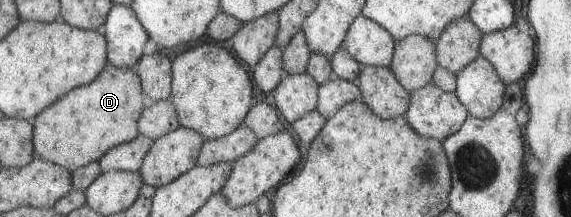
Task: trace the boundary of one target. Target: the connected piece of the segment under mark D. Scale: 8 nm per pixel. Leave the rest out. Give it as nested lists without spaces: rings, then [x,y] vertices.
[[[107,62],[99,72],[99,78],[91,80],[87,86],[67,92],[63,98],[45,106],[30,121],[34,154],[69,172],[98,161],[109,148],[138,136],[137,118],[141,116],[146,102],[135,72],[131,68],[115,67]]]

